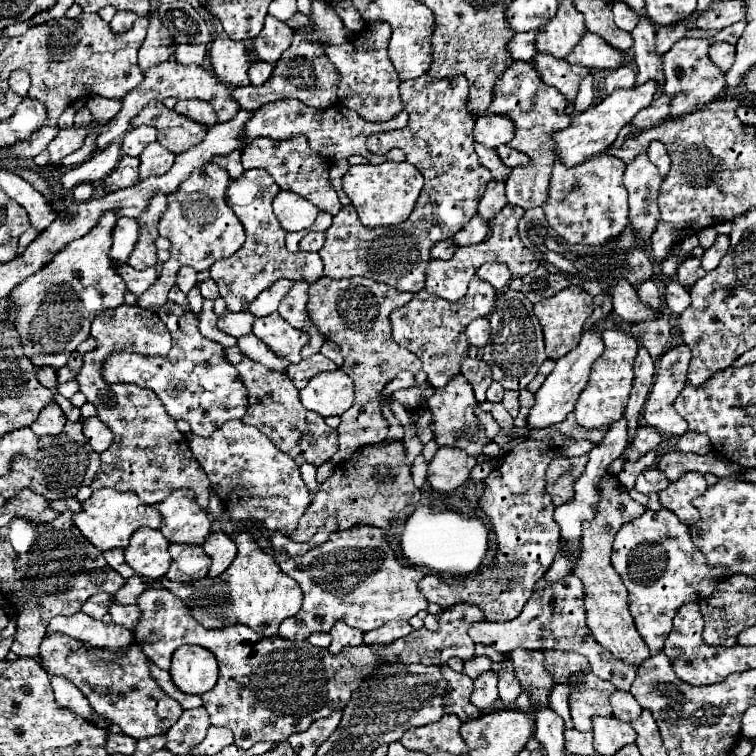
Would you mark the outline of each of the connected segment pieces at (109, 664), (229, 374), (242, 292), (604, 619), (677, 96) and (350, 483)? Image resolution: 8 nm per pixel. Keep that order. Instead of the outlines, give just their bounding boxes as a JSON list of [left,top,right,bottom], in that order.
[[39,634,183,740],[103,302,247,436],[209,170,323,312],[575,474,651,666],[663,20,746,118],[291,442,421,542]]

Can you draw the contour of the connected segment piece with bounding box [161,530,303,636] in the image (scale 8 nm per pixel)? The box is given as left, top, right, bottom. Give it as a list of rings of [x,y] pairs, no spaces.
[[[247,530],[233,536],[237,544],[237,558],[217,578],[199,578],[189,584],[171,582],[161,578],[161,586],[173,592],[185,602],[191,616],[205,628],[225,628],[231,624],[245,624],[261,636],[277,636],[279,626],[285,618],[295,616],[301,610],[303,592],[293,578],[281,572],[273,556],[265,554]]]

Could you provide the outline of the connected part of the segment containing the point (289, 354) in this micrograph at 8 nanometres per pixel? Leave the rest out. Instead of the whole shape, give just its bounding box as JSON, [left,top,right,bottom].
[253,312,309,364]

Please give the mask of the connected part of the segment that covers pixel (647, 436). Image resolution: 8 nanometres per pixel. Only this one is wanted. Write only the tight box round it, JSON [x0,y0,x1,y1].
[625,426,663,462]

